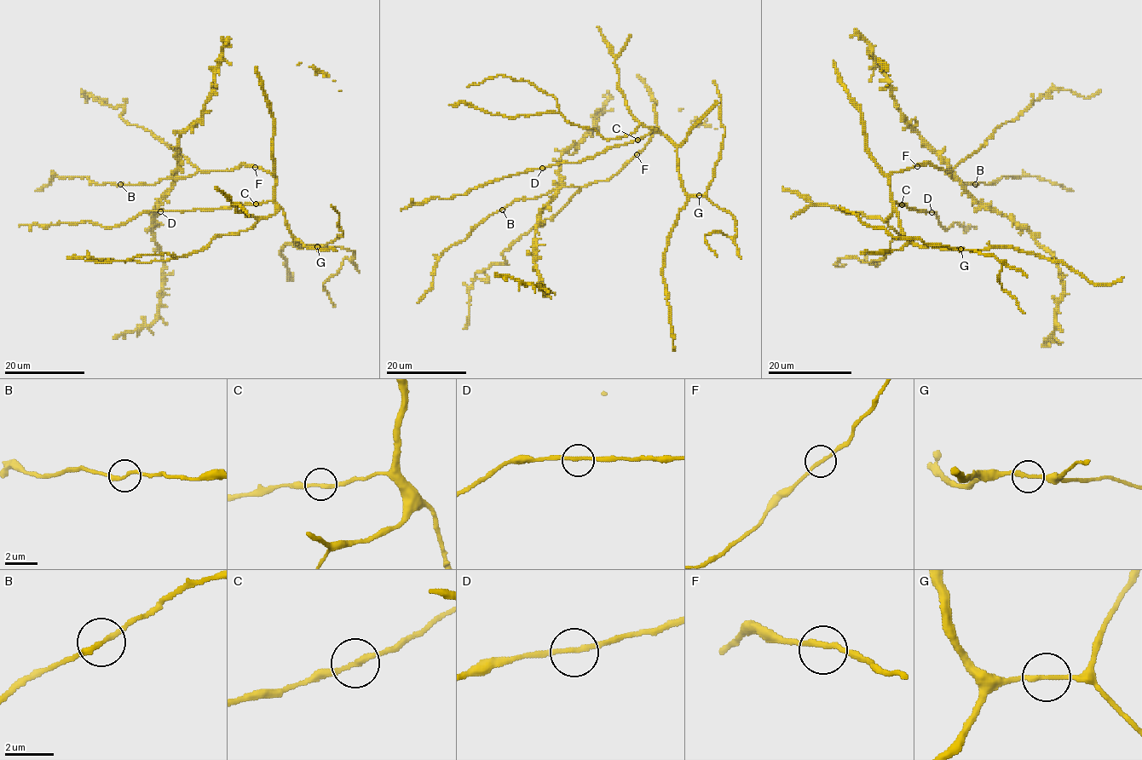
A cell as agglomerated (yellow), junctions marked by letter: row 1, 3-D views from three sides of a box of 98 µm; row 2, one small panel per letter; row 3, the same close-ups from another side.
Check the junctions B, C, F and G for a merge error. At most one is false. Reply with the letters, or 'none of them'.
none of them

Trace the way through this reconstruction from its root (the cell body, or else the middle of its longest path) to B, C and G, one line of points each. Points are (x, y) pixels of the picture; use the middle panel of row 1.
B: (637, 154), (605, 180), (581, 187), (558, 187), (539, 197), (516, 199), (501, 209)
C: (637, 154), (657, 128), (637, 139)
G: (637, 154), (657, 128), (656, 130), (677, 146), (683, 189), (689, 195), (698, 195)

